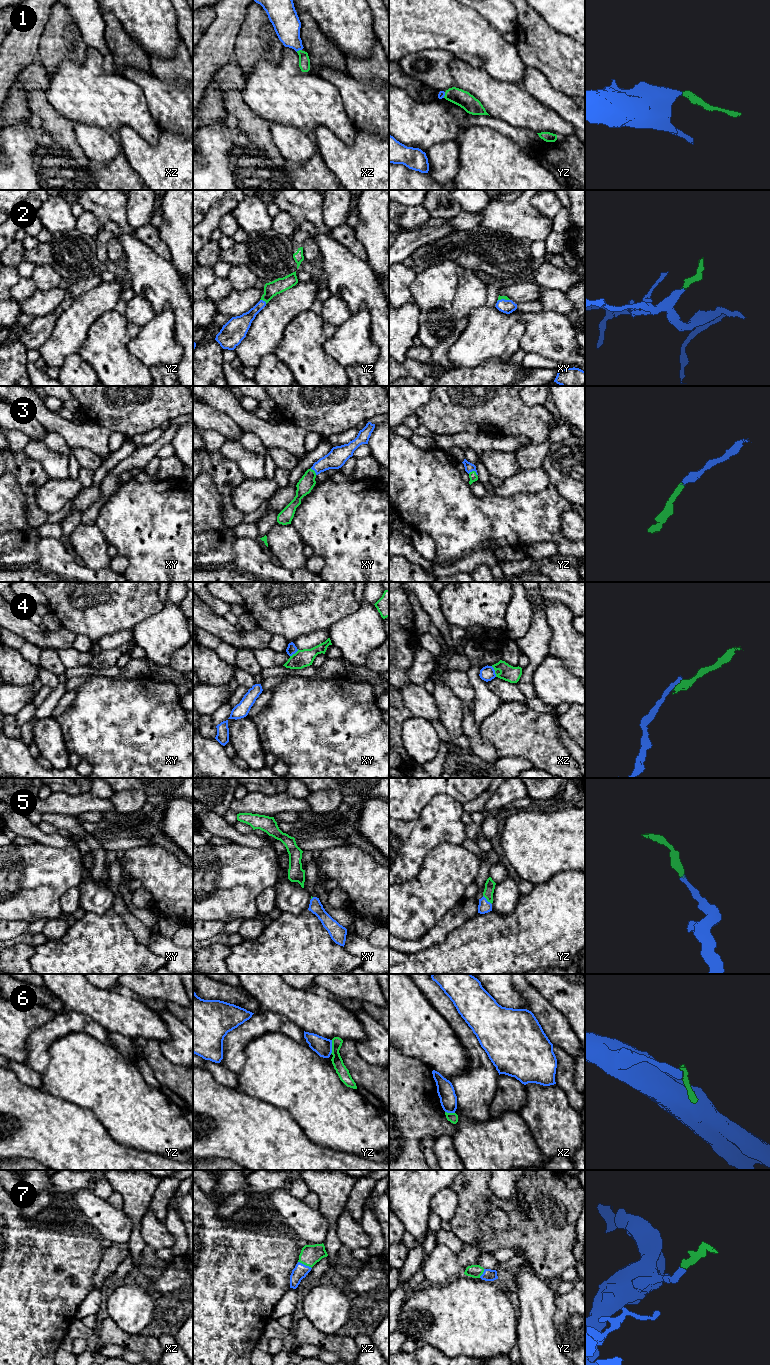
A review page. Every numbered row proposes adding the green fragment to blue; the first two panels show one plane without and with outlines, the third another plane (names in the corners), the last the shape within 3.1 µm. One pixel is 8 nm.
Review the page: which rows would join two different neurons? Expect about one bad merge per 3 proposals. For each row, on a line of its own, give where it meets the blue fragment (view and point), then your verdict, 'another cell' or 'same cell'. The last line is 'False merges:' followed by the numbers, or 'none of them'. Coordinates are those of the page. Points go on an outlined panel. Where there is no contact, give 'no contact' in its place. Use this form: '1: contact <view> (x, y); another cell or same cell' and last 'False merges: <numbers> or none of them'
1: contact xz (298, 50); same cell
2: contact yz (262, 300); same cell
3: contact yz (473, 470); same cell
4: contact xz (494, 671); another cell
5: contact yz (486, 900); same cell
6: contact yz (331, 1047); another cell
7: contact xz (305, 1265); same cell
False merges: 4, 6

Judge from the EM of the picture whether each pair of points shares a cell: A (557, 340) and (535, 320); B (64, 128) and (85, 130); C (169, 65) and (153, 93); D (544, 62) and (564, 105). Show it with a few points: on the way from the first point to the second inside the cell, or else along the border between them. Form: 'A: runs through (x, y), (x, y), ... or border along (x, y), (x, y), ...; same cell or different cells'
A: runs through (552, 336), (540, 325); same cell
B: border along (71, 121), (75, 140), (83, 150); different cells
C: border along (152, 74), (166, 81), (180, 80), (182, 82); different cells
D: border along (541, 73), (556, 90), (571, 98); different cells

